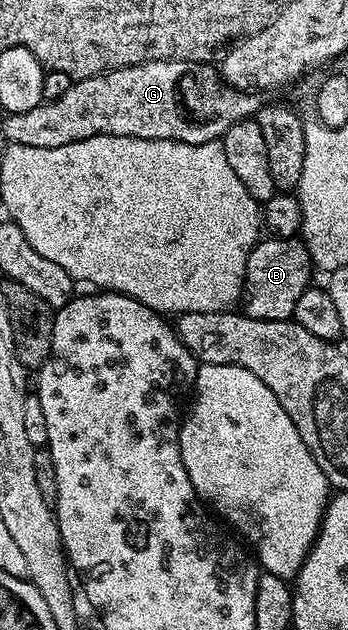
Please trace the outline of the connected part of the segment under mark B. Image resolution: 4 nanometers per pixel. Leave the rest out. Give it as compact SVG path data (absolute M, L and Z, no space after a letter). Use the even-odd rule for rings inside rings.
M302 238L280 239L278 241L260 241L255 244L255 248L249 253L247 262L247 281L245 284L245 313L254 319L264 319L265 321L281 321L291 319L297 309L297 301L301 298L301 293L305 293L307 287L312 286L311 271L313 264L311 254L307 246L303 244Z

